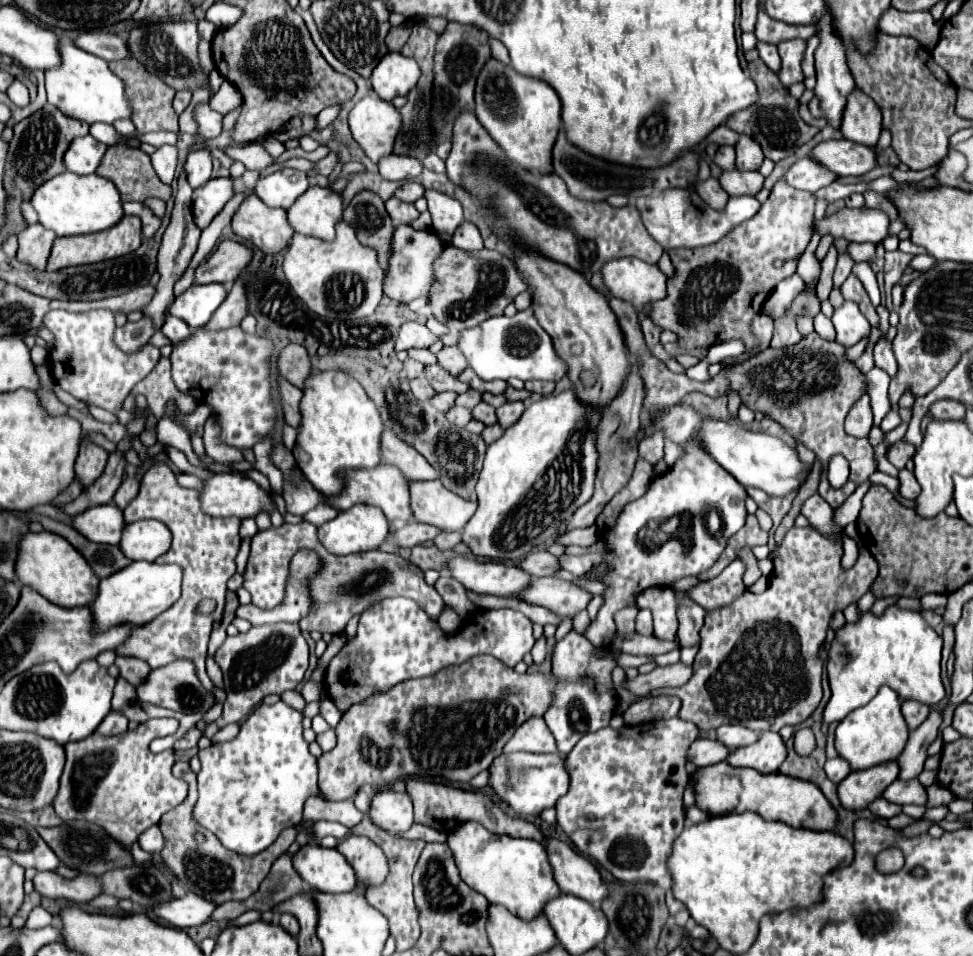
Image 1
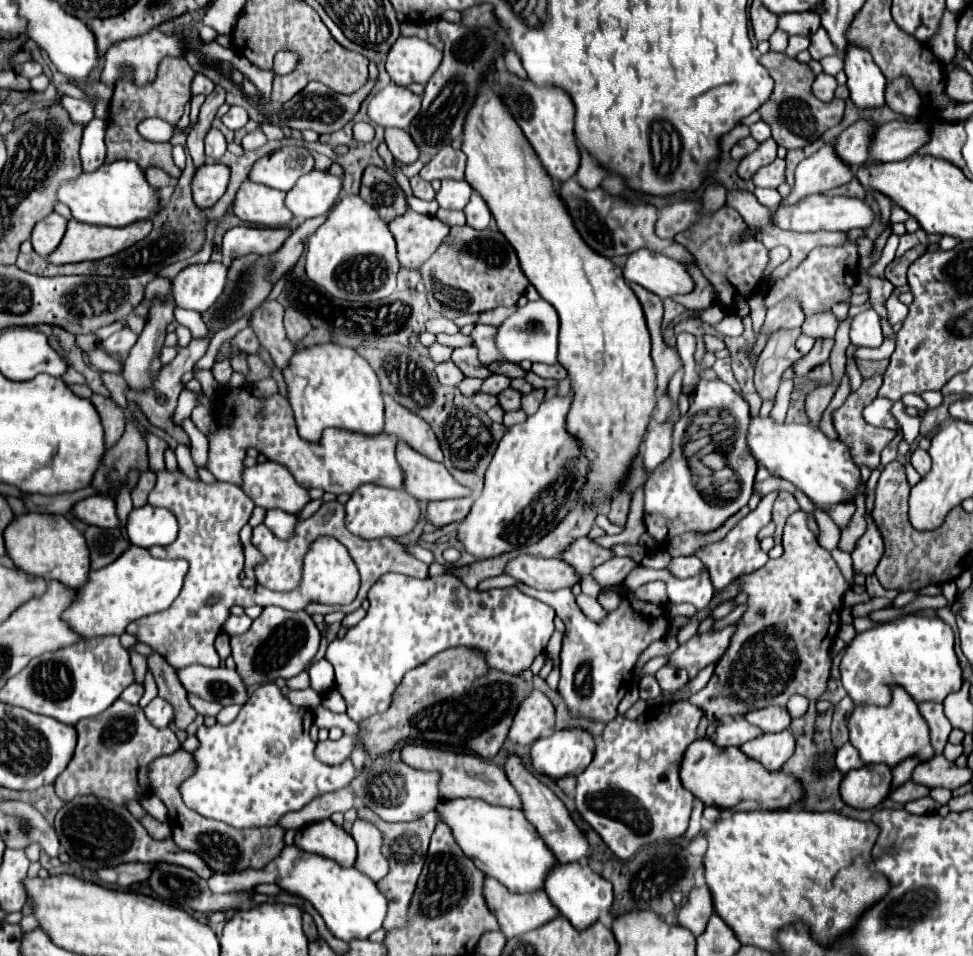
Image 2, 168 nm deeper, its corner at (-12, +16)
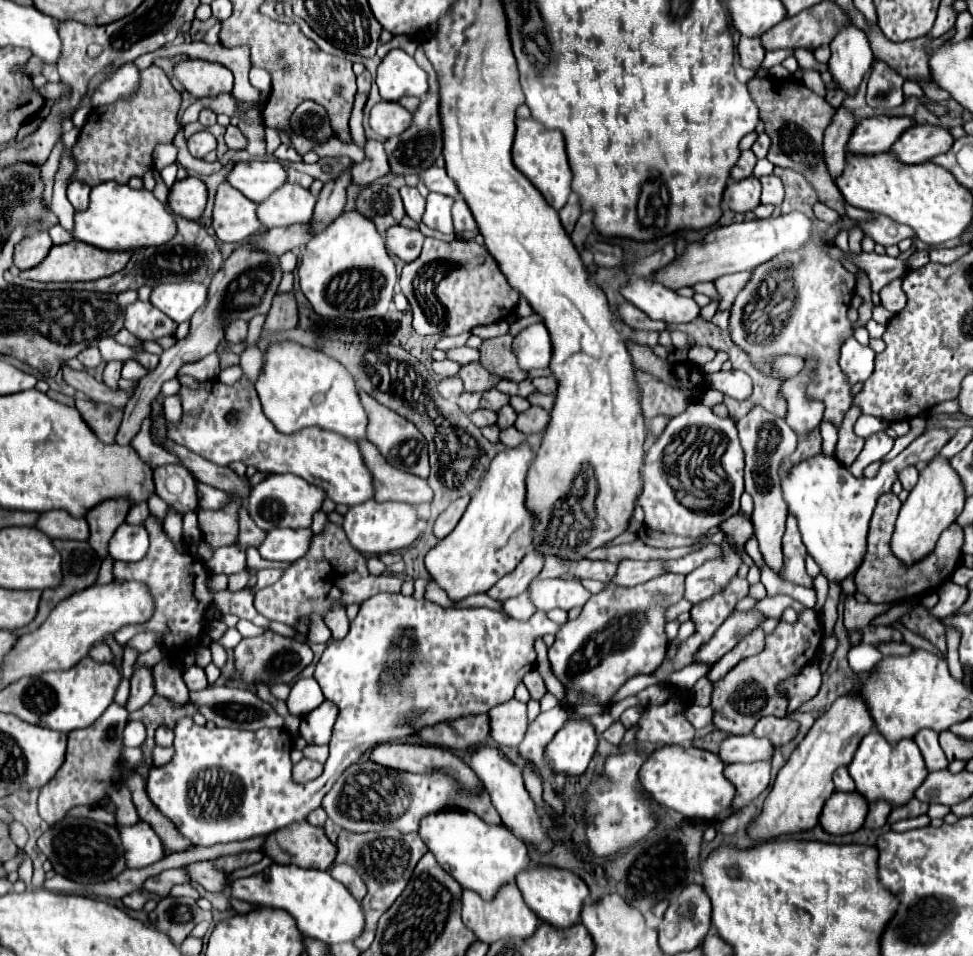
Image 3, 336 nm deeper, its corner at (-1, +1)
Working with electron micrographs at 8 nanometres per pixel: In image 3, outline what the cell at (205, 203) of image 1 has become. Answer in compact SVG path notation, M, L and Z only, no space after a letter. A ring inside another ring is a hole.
M187 177L183 181L177 181L169 191L169 205L183 219L199 221L207 205L205 183L197 177Z

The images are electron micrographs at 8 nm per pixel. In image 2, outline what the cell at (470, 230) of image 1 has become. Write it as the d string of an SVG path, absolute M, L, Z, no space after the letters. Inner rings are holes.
M472 192L472 198L470 202L466 204L464 208L464 214L466 214L466 220L468 220L468 226L476 228L476 230L484 230L492 218L486 202L482 200L482 196L478 192Z

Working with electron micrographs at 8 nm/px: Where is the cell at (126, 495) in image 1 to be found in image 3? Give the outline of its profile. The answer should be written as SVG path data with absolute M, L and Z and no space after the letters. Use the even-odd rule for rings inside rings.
M141 501L141 503L137 503L137 505L131 507L131 511L127 515L127 523L141 525L143 519L145 519L145 515L149 515L149 507L147 507L147 501Z

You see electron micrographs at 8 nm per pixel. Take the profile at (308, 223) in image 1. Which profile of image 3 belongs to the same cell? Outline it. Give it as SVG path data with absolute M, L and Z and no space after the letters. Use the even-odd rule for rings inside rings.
M287 183L285 187L277 189L265 203L259 203L257 217L261 217L261 223L267 229L309 223L315 203L317 197L309 189Z

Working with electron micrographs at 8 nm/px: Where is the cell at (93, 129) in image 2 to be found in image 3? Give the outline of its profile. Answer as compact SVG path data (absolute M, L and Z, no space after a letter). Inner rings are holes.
M73 179L73 181L69 183L69 187L67 187L67 199L71 201L71 205L73 205L77 211L81 211L81 209L85 209L85 207L89 205L89 191L91 191L89 185Z

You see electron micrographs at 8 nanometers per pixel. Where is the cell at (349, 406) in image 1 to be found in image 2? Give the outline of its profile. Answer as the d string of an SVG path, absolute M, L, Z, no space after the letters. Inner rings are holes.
M316 344L310 348L298 348L288 362L288 368L282 368L282 376L288 390L288 402L294 410L298 434L308 442L318 442L324 428L344 428L362 434L380 434L384 428L384 402L378 376L372 366L352 348L340 344Z

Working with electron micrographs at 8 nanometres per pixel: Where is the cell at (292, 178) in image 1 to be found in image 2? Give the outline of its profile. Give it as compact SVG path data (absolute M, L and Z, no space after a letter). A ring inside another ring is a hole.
M284 146L254 162L248 178L252 182L288 192L296 180L314 168L314 158L304 146Z

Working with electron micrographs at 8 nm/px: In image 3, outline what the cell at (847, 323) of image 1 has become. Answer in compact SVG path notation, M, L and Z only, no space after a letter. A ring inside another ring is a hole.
M849 337L841 345L839 367L847 373L853 385L865 381L873 373L873 359L875 359L875 351L871 347L861 345L855 337Z

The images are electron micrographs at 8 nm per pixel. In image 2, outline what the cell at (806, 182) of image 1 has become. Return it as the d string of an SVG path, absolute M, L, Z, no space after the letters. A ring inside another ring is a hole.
M856 120L836 138L834 142L836 152L852 168L858 168L860 164L868 162L870 158L868 156L868 136L872 136L872 128L876 128L872 120Z

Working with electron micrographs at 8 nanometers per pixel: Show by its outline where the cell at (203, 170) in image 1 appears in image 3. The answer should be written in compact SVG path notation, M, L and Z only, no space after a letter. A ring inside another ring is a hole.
M199 131L199 133L191 135L189 141L187 141L187 145L189 145L191 155L197 157L197 159L203 159L207 153L215 151L215 147L217 147L215 137L209 131Z

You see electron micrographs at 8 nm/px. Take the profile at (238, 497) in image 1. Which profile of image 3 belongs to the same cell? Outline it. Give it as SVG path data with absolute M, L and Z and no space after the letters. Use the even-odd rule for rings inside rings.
M285 473L285 475L269 475L265 477L261 483L253 485L247 497L247 511L251 515L251 519L257 523L259 529L263 531L271 531L273 527L309 527L311 525L311 517L315 511L321 509L325 495L321 495L321 491L317 491L315 487L311 487L309 483L305 483L305 479Z

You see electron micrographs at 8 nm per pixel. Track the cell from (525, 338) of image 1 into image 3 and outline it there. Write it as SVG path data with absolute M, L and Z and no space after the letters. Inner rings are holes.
M543 323L525 327L513 339L513 355L523 371L545 369L551 359L551 339L547 327Z

